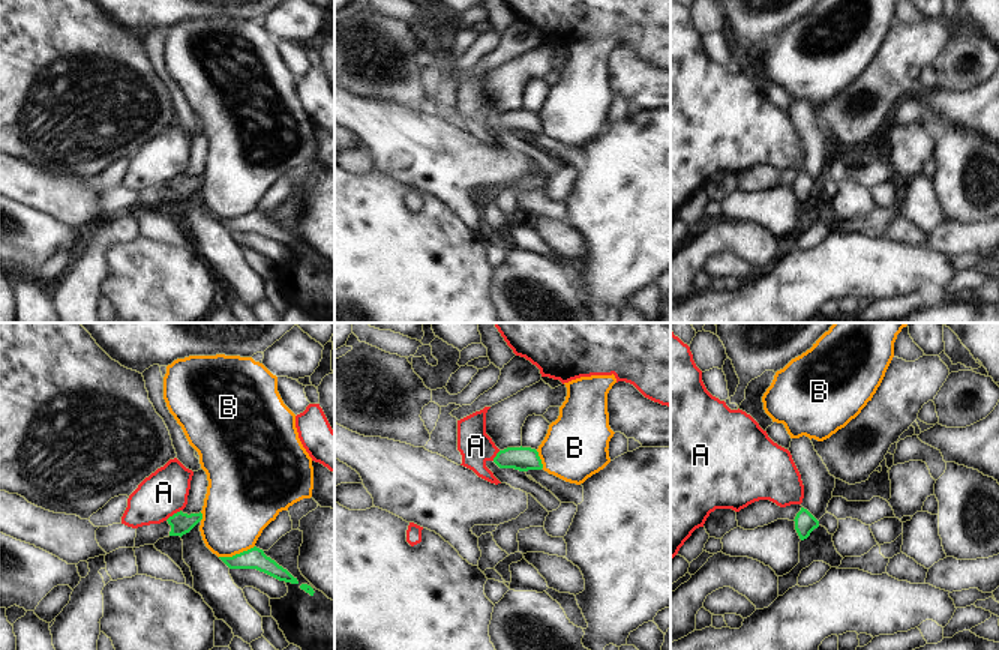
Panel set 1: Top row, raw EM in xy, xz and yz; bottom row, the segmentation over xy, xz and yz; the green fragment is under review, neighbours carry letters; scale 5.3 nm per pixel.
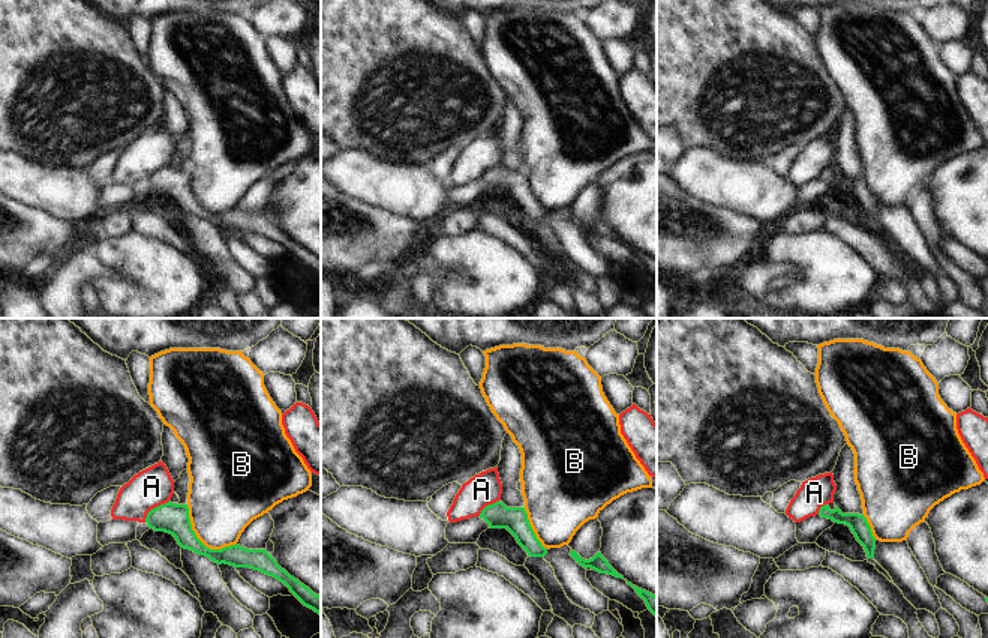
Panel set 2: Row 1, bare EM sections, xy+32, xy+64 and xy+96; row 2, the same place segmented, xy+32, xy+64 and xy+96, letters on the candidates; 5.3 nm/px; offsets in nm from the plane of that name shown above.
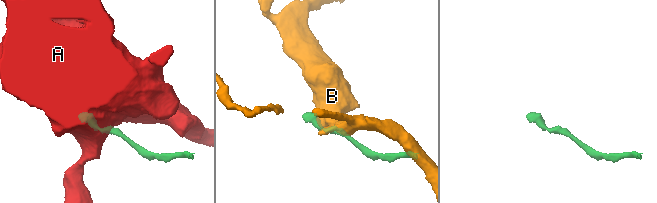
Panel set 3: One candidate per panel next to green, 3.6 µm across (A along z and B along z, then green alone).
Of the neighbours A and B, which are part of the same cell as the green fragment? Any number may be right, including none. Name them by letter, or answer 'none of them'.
none of them

